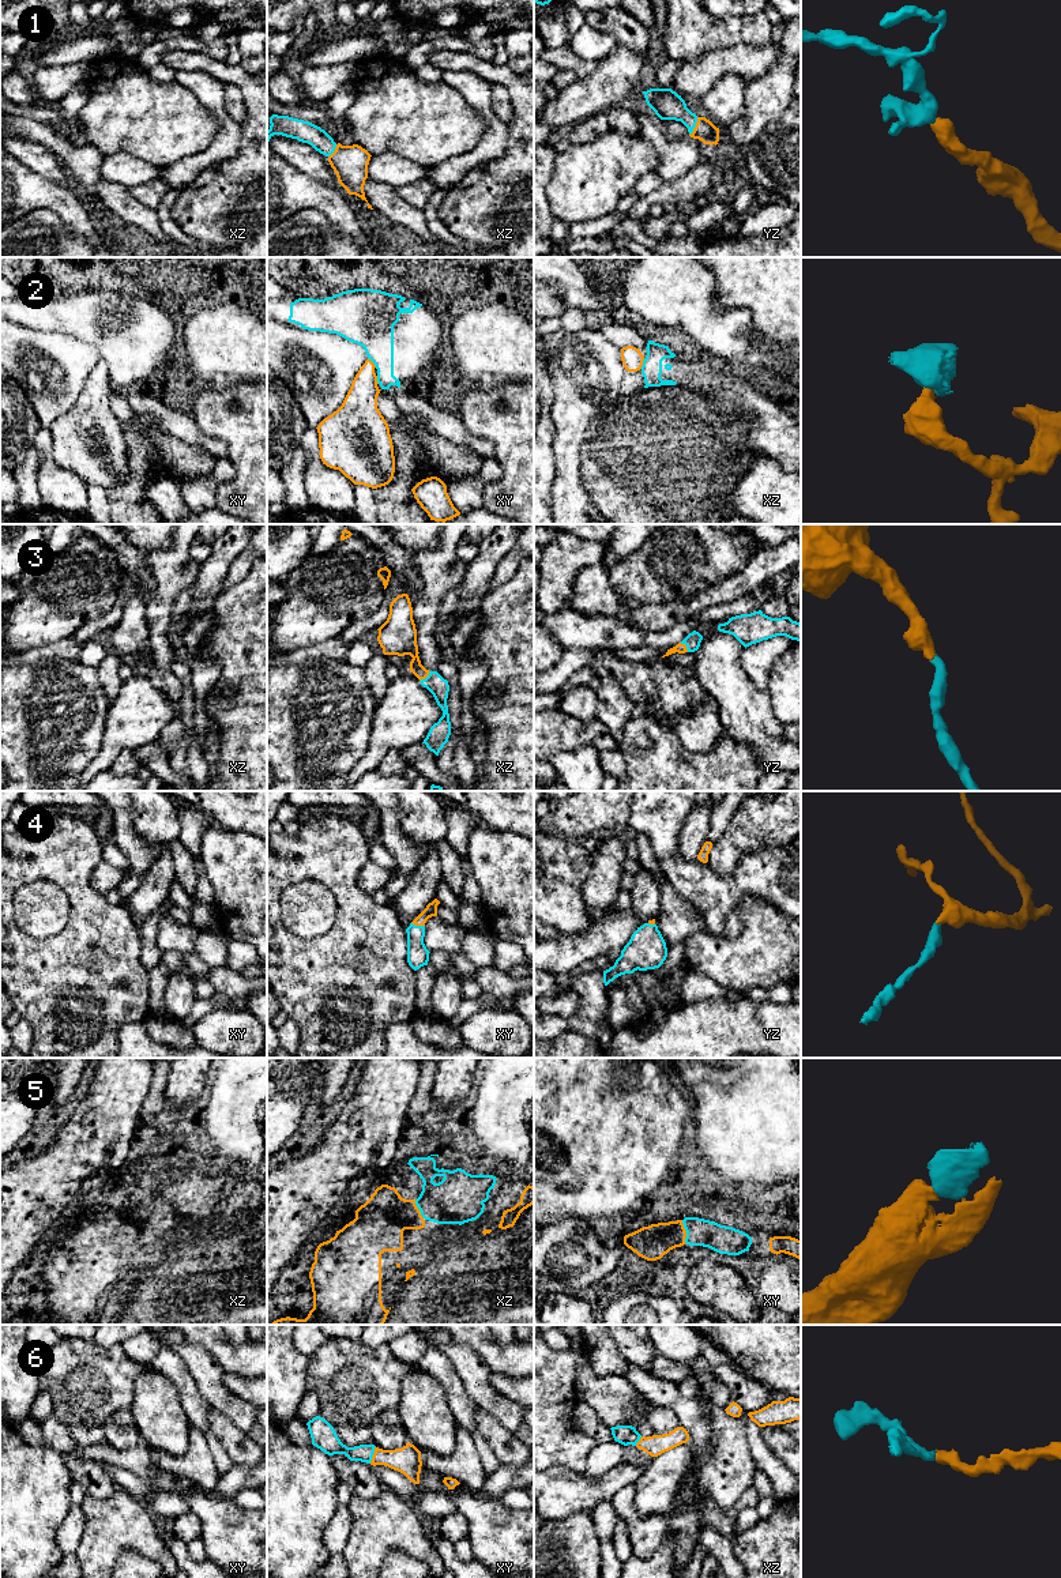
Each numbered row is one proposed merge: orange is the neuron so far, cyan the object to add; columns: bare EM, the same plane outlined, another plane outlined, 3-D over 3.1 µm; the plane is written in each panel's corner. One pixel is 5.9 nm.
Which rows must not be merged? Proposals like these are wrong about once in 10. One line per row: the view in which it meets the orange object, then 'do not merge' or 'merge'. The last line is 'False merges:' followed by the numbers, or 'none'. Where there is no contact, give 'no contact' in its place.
1: yz | merge
2: xz | do not merge
3: xz | merge
4: xy | merge
5: xy | merge
6: xy | merge
False merges: 2

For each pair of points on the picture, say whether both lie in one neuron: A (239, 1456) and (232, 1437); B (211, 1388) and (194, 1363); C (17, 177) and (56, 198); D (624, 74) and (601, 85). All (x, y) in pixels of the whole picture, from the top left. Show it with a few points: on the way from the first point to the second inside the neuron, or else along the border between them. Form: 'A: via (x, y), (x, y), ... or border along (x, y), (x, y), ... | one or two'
A: via (239, 1452), (234, 1441) | one
B: via (210, 1382), (199, 1369) | one
C: via (26, 187), (30, 191), (46, 194) | one
D: via (619, 75), (606, 85) | one

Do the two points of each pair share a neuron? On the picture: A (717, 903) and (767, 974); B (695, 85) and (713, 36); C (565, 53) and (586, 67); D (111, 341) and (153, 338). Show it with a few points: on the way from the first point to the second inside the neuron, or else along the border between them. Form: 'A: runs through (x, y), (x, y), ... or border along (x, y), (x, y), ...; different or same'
A: border along (752, 896), (729, 914), (722, 934), (707, 930); different
B: border along (738, 44), (706, 51), (693, 60), (683, 60); different
C: runs through (571, 59), (580, 67); same
D: runs through (121, 338), (142, 338); same

